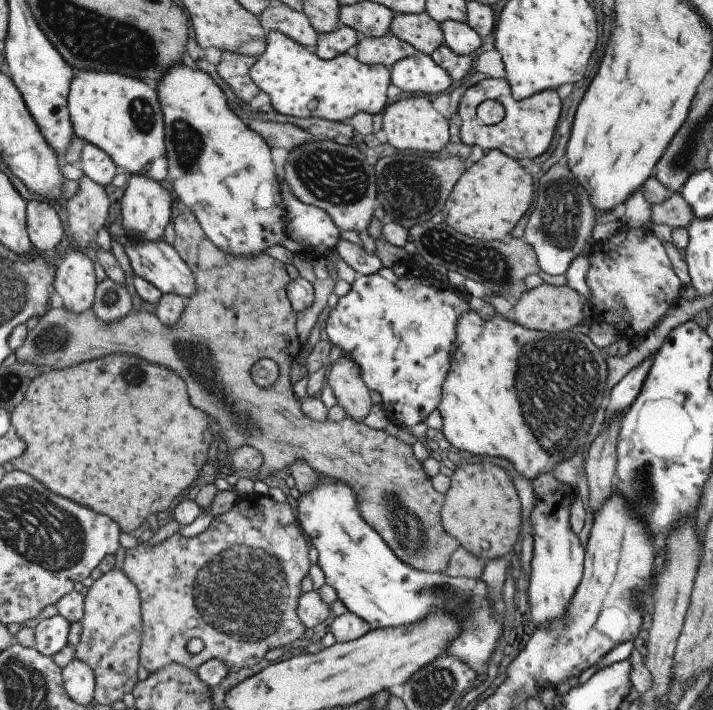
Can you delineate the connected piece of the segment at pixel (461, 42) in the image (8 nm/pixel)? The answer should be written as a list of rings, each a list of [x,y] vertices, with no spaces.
[[[446,20],[439,24],[444,34],[444,43],[458,56],[470,56],[483,43],[480,36],[465,22]]]

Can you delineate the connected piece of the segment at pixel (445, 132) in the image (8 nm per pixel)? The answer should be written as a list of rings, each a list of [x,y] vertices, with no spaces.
[[[407,95],[402,100],[398,100],[392,106],[387,106],[384,110],[382,116],[382,127],[384,132],[386,132],[386,138],[388,138],[388,143],[396,148],[398,151],[424,151],[428,154],[436,155],[442,154],[444,148],[450,140],[449,126],[450,121],[446,120],[440,112],[434,110],[434,106],[428,98],[419,95]]]

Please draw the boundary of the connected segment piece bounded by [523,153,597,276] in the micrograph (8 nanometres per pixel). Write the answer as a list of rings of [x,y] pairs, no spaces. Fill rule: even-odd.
[[[566,153],[558,164],[554,164],[538,180],[536,202],[533,204],[532,214],[528,218],[523,238],[536,254],[540,270],[548,276],[564,275],[572,261],[582,252],[585,243],[594,239],[596,208],[588,202],[588,194],[584,186],[578,186],[578,184],[580,182],[574,178],[574,174],[568,168]]]

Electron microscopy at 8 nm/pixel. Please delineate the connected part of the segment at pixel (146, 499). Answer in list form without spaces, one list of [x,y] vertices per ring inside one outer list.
[[[119,353],[116,356],[108,354],[102,360],[98,358],[98,360],[82,362],[78,366],[66,368],[66,370],[52,370],[52,372],[37,375],[30,382],[30,388],[28,388],[24,400],[10,414],[11,427],[26,442],[26,452],[20,458],[16,458],[11,462],[12,469],[18,468],[22,472],[28,472],[36,480],[40,480],[48,490],[52,490],[52,492],[56,492],[64,498],[70,498],[78,504],[84,504],[84,506],[92,508],[94,512],[112,516],[112,520],[118,524],[122,535],[126,539],[129,539],[130,534],[144,524],[149,515],[159,515],[164,511],[168,511],[170,504],[174,502],[174,498],[178,498],[182,490],[186,490],[194,480],[198,479],[199,472],[207,463],[208,450],[210,450],[214,438],[212,432],[210,432],[210,416],[190,404],[188,394],[186,394],[186,384],[176,372],[165,367],[162,368],[162,366],[156,366],[156,364],[150,364],[148,360],[127,353]]]

